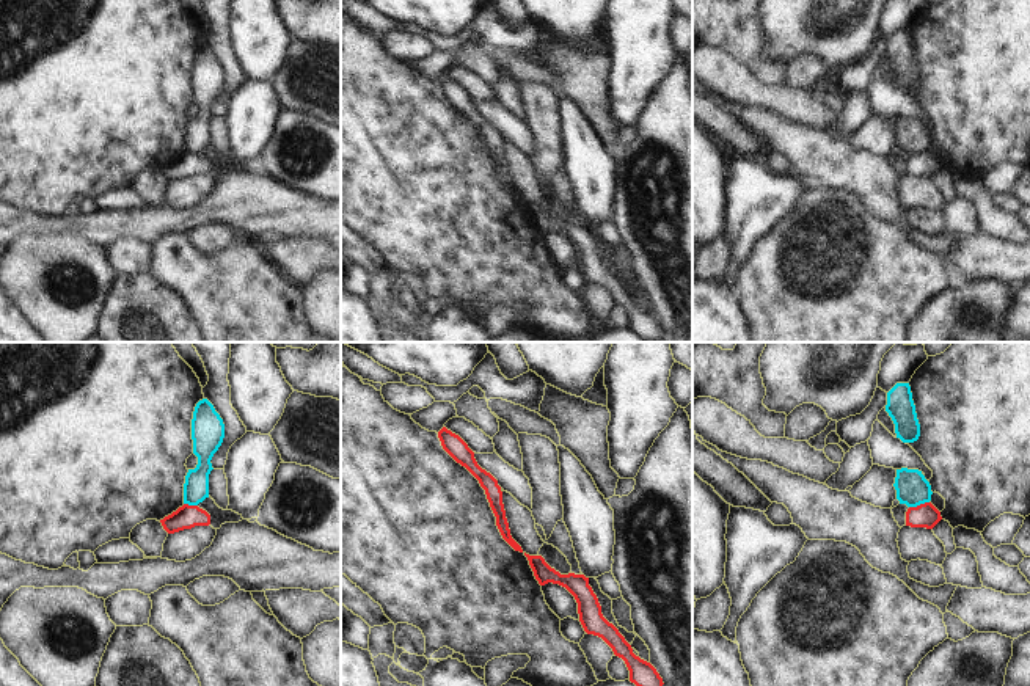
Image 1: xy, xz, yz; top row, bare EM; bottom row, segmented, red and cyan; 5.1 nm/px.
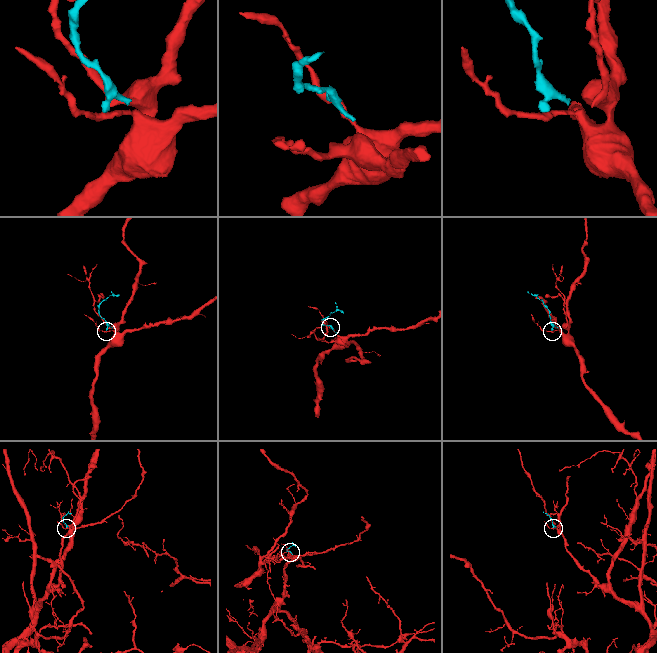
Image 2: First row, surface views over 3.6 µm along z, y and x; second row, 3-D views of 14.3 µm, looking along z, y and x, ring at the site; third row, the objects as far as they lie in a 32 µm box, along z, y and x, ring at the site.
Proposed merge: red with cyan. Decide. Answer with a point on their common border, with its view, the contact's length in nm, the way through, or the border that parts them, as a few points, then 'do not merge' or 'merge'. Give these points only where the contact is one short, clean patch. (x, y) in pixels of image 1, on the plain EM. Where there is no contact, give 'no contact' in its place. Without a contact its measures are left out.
contact yz (919, 154); length 110 nm; border yz (928, 149), (909, 156); do not merge

